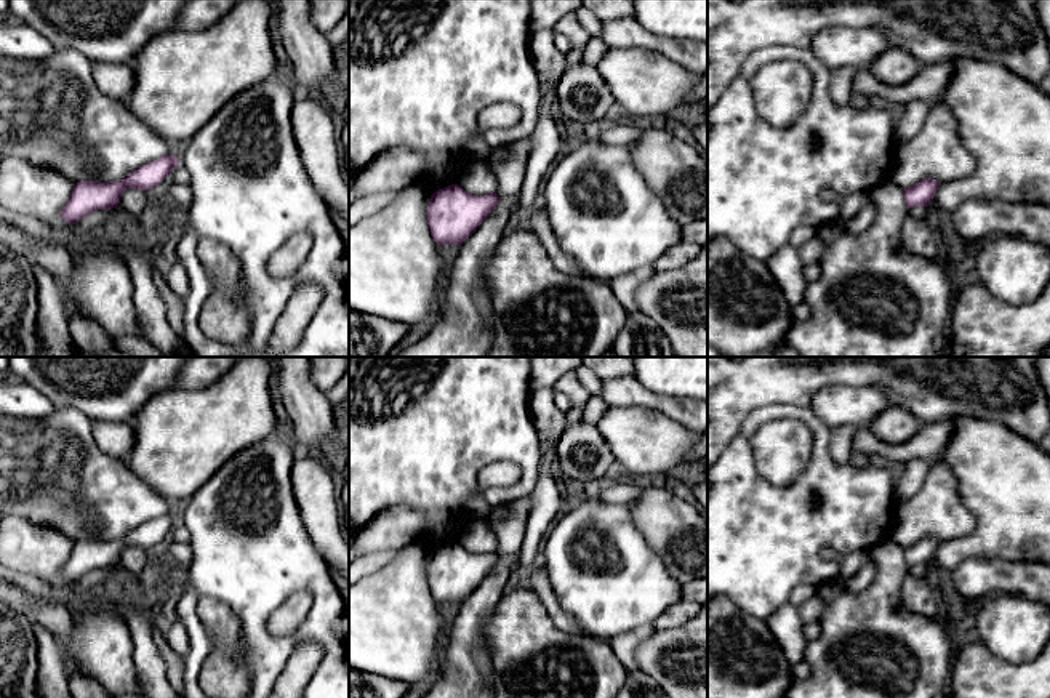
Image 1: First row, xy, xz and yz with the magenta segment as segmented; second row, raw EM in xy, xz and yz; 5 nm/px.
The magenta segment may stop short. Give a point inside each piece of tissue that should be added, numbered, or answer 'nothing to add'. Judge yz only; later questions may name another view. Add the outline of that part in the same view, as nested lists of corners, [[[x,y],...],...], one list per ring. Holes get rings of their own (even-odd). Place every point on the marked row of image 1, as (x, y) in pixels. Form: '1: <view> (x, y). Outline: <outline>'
nothing to add

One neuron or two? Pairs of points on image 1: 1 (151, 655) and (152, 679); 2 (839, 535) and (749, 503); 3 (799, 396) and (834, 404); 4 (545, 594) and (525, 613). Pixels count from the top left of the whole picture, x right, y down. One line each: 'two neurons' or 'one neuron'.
1: one neuron
2: one neuron
3: two neurons
4: two neurons

